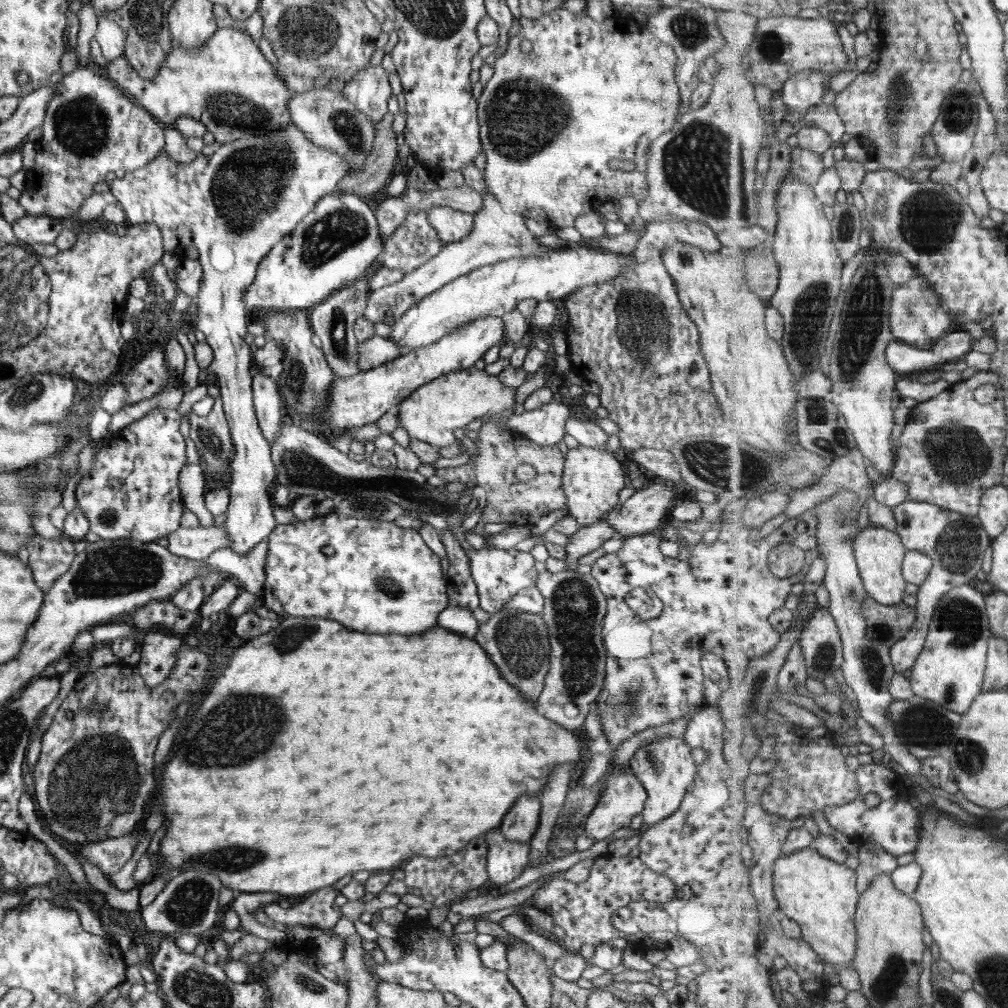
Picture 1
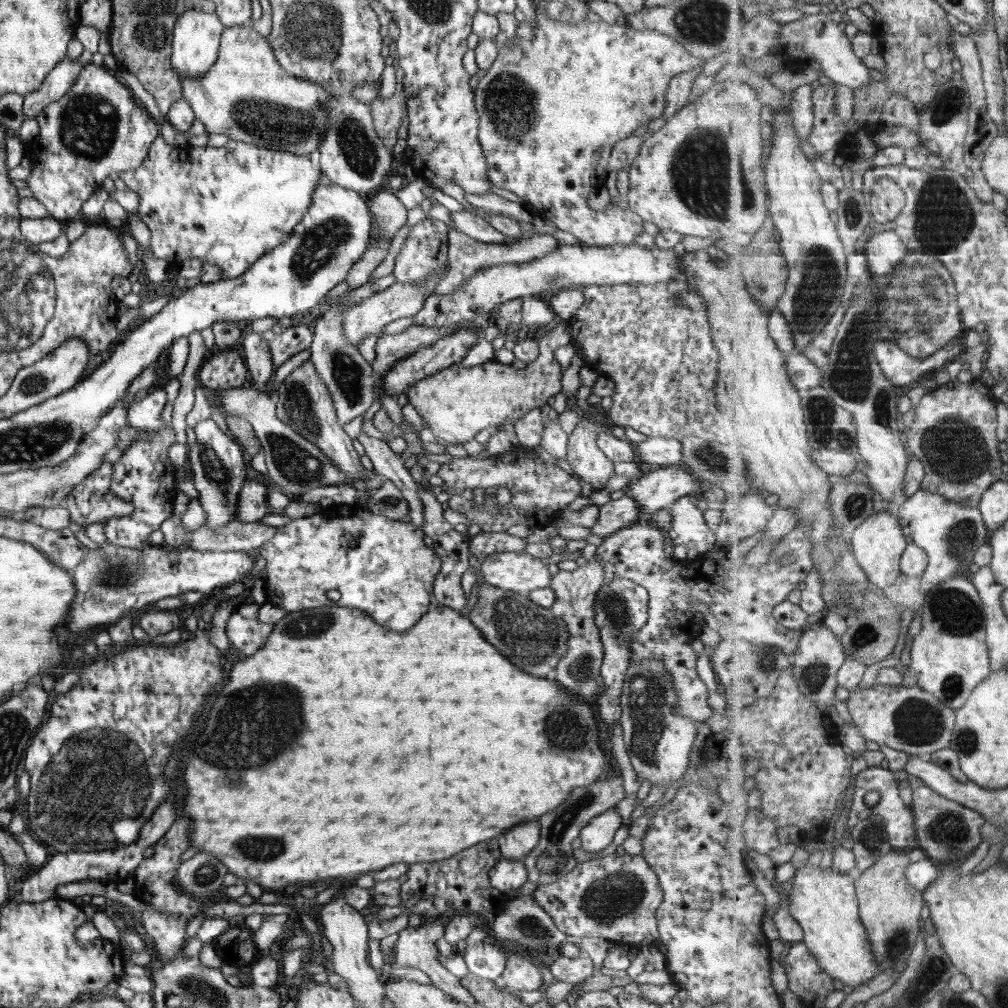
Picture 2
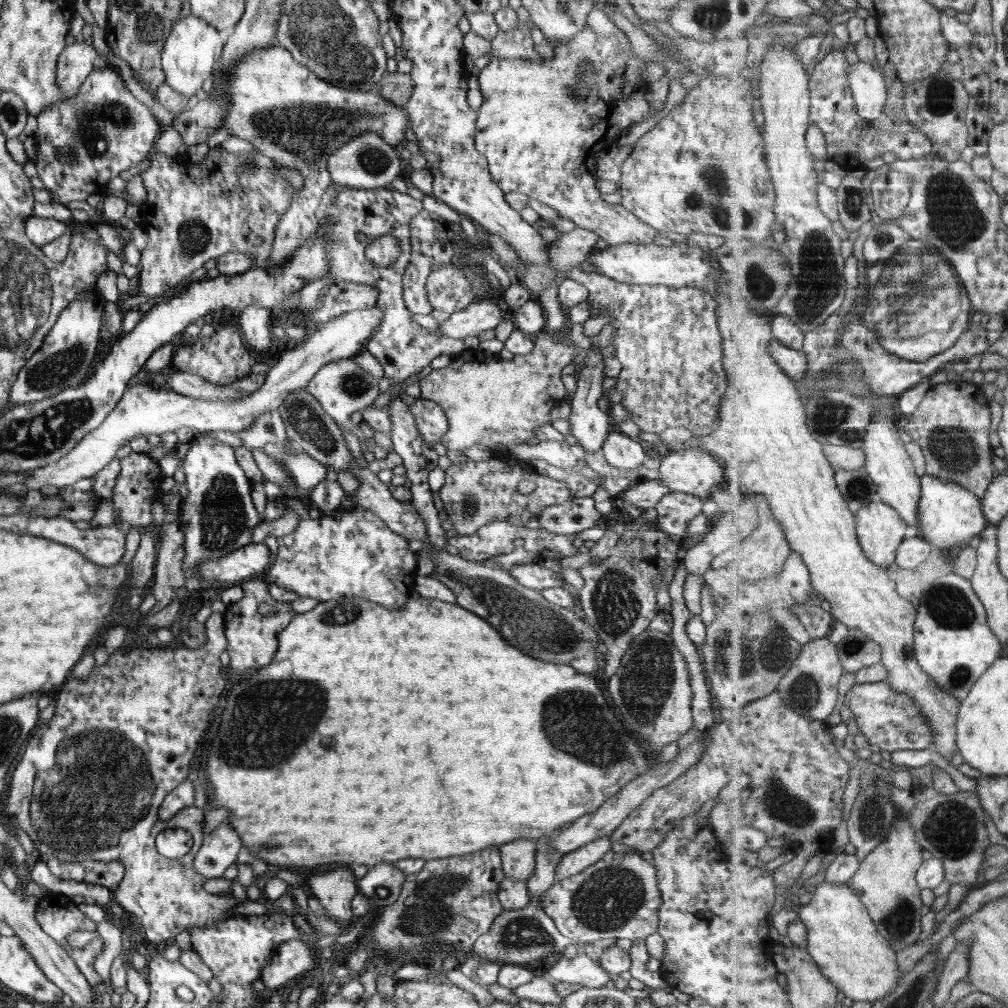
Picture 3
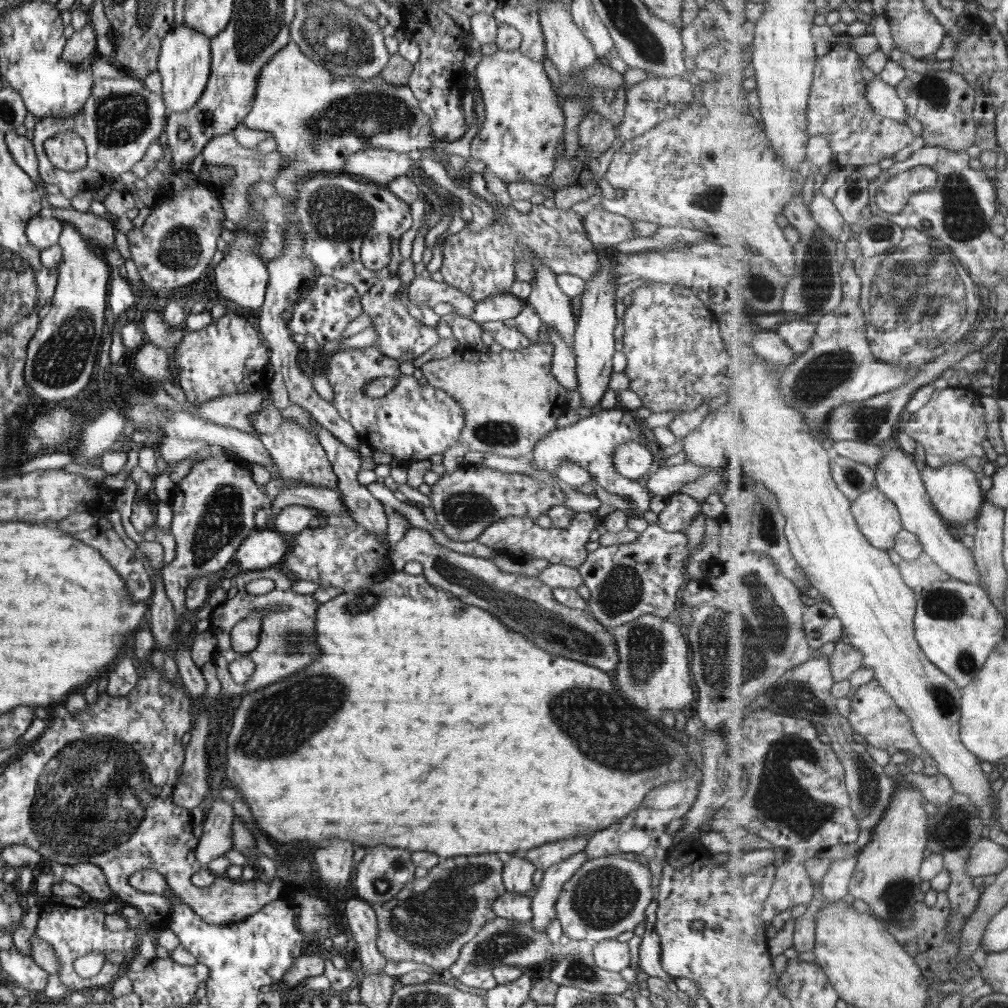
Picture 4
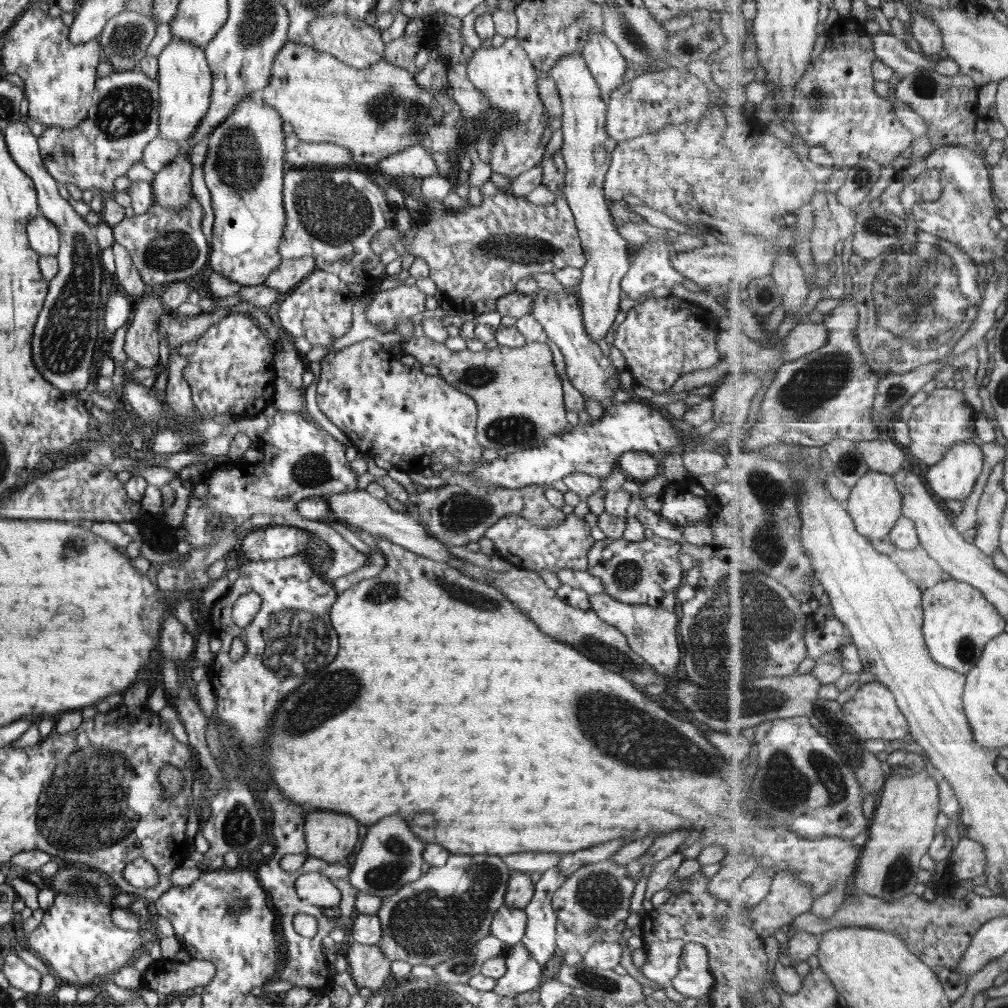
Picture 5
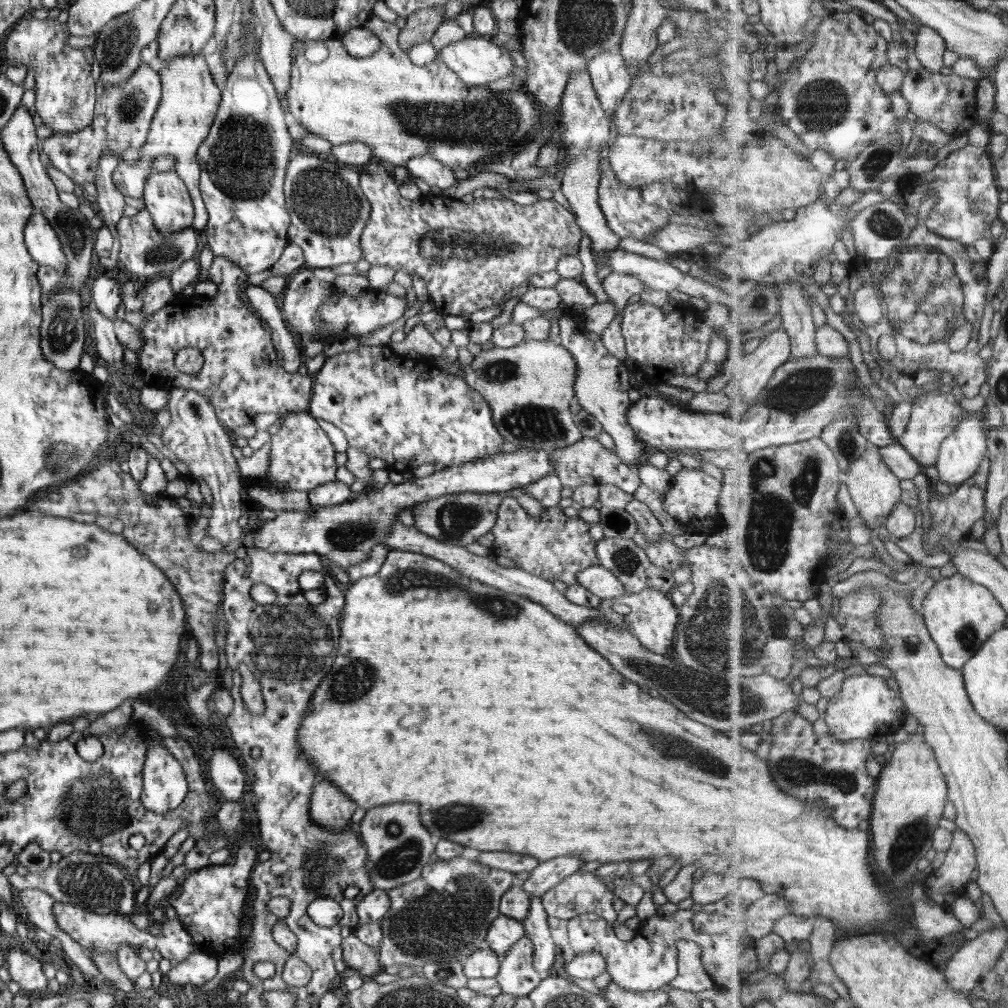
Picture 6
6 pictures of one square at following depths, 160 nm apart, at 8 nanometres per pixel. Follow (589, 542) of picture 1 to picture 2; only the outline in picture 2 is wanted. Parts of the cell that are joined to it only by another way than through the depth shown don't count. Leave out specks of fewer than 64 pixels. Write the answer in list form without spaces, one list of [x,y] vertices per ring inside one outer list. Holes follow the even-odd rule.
[[[623,495],[617,500],[611,500],[599,506],[596,524],[591,528],[591,534],[606,538],[621,528],[639,523],[641,506],[630,496]]]

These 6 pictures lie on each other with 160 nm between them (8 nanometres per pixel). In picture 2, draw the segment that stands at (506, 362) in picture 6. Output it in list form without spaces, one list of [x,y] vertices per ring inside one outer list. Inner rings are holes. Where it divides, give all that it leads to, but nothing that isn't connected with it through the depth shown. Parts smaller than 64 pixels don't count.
[[[557,320],[552,325],[550,334],[548,336],[544,335],[537,341],[539,344],[538,356],[532,362],[526,363],[524,368],[514,369],[512,364],[505,365],[496,360],[490,360],[472,367],[463,367],[461,364],[456,363],[448,368],[443,368],[437,373],[425,376],[424,379],[414,384],[412,388],[409,388],[406,393],[408,403],[414,405],[418,414],[424,418],[432,429],[430,439],[438,444],[443,444],[445,447],[447,444],[470,442],[480,430],[485,428],[494,431],[496,426],[505,426],[509,422],[512,422],[512,426],[514,426],[514,423],[520,420],[526,412],[530,412],[533,408],[541,408],[548,403],[549,398],[563,392],[562,385],[560,385],[562,378],[560,363],[556,359],[554,350],[560,348],[560,346],[572,344],[571,340],[569,322]]]

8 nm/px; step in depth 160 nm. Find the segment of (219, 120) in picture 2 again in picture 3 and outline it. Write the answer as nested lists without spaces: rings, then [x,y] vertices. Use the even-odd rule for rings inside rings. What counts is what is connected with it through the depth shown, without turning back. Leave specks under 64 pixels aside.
[[[278,44],[266,48],[255,48],[252,53],[248,53],[244,59],[240,59],[227,72],[229,111],[222,127],[226,128],[232,136],[251,142],[260,153],[280,167],[298,170],[304,179],[302,188],[295,190],[288,208],[282,213],[276,225],[272,256],[268,256],[268,260],[261,264],[264,269],[274,267],[274,265],[284,265],[284,261],[299,246],[316,238],[317,227],[324,214],[326,190],[332,183],[332,177],[328,170],[328,159],[338,147],[352,140],[357,134],[368,130],[381,136],[384,143],[397,149],[405,147],[408,142],[404,135],[409,123],[405,108],[386,100],[378,93],[378,89],[372,91],[350,90],[330,84],[316,76],[308,67],[296,63],[288,51],[287,48]]]

